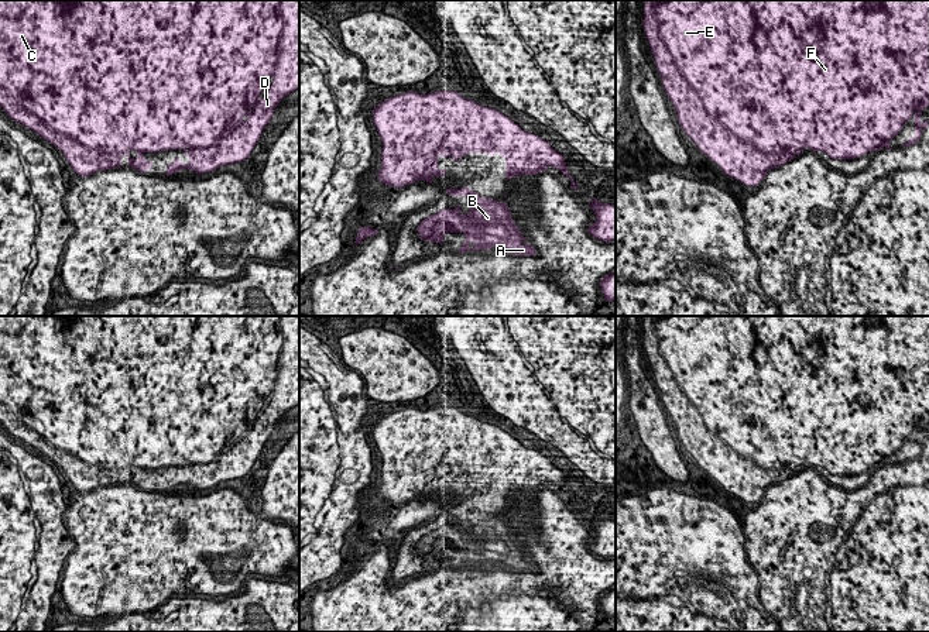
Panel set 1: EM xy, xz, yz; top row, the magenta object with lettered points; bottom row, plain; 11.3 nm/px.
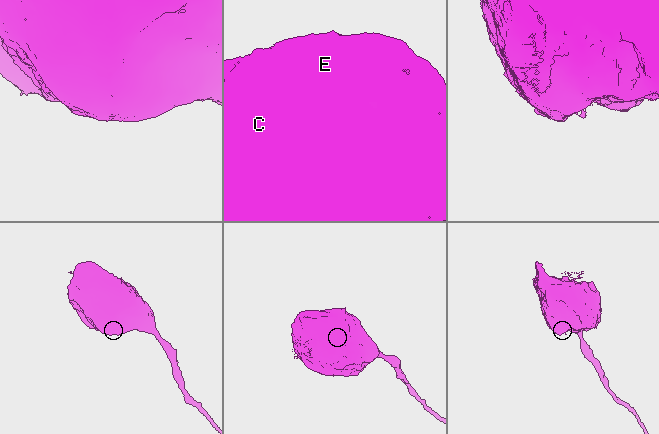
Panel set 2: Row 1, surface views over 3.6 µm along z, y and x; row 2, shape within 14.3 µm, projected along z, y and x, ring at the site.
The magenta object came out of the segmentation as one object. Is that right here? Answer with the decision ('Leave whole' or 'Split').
Leave whole

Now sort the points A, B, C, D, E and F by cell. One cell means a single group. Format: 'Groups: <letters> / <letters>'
Groups: A B C D E F

